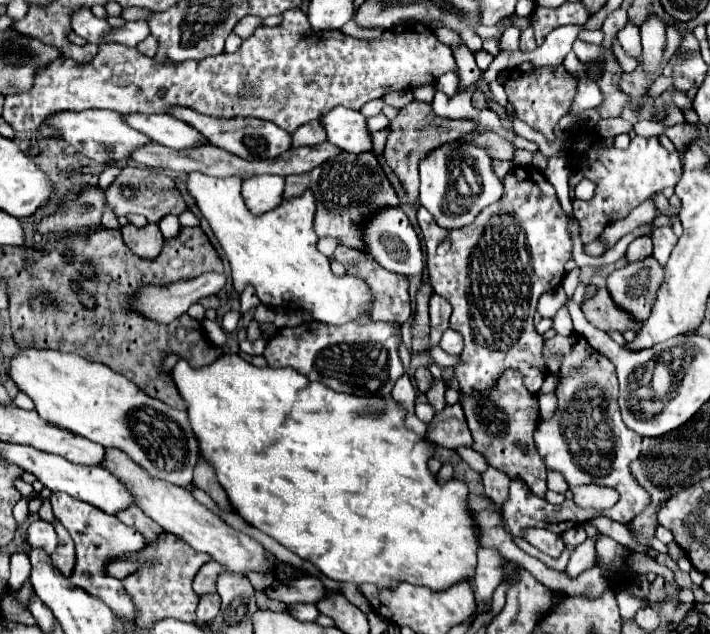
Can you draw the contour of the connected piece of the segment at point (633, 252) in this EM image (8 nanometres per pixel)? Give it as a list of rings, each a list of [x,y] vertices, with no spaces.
[[[642,236],[642,238],[636,238],[636,240],[628,246],[624,258],[626,258],[628,262],[638,262],[638,260],[644,260],[644,258],[648,258],[648,256],[652,256],[652,240],[650,240],[648,236]]]

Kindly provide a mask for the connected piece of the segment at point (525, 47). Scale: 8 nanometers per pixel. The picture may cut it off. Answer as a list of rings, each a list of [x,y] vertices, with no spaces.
[[[528,26],[528,28],[520,34],[520,50],[522,50],[522,52],[528,52],[528,50],[534,50],[534,48],[536,48],[534,34],[532,34],[532,28]]]

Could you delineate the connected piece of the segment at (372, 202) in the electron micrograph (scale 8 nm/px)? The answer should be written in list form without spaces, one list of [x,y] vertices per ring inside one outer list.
[[[362,152],[362,154],[340,154],[332,160],[326,160],[318,168],[286,178],[284,188],[284,200],[302,196],[306,188],[312,190],[316,196],[316,216],[314,216],[314,232],[322,236],[336,238],[342,246],[366,250],[362,240],[362,224],[372,216],[372,212],[378,212],[380,208],[394,208],[400,206],[400,200],[388,182],[378,158],[374,152]]]

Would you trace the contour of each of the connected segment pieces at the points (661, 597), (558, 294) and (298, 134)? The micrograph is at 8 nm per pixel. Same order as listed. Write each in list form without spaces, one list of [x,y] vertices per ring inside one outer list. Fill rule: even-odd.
[[[658,576],[652,586],[650,586],[650,594],[648,594],[648,602],[664,602],[666,600],[666,592],[664,592],[664,578]]]
[[[564,290],[546,292],[546,294],[538,300],[538,314],[552,318],[562,304],[566,304],[566,294],[564,294]]]
[[[312,120],[304,126],[300,126],[294,134],[292,134],[292,146],[300,148],[300,146],[316,146],[320,142],[326,140],[326,132],[320,120]]]

